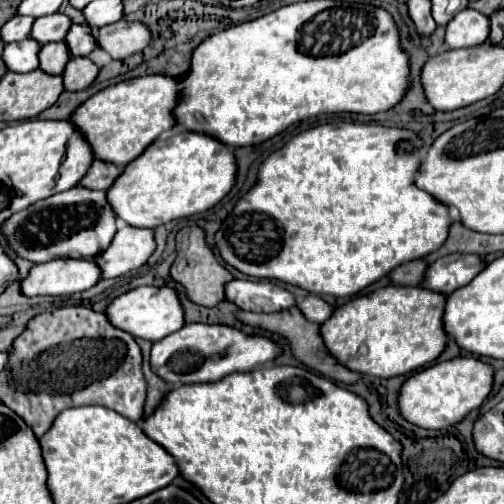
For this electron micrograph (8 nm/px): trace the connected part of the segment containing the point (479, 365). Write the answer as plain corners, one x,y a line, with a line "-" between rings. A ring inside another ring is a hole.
455,357
451,361
435,363
413,373
399,389
399,413
405,421
423,429
445,429
459,423
469,411
477,409
489,395
493,385
491,365
475,357

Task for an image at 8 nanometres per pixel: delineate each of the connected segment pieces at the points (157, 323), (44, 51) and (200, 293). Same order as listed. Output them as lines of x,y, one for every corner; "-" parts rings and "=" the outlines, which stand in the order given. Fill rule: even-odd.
137,287
137,289
131,289
131,291
115,297
107,305
105,315
107,315
107,321
113,323
113,327
127,331
135,339
147,339
147,341
159,341
159,339
179,331
185,325
179,297
177,297
175,289
171,289
171,287
=
63,41
43,45
39,49
39,69
49,75
59,75
59,71
65,69
69,57
71,57
69,49
65,47
=
189,225
189,227
183,227
177,231
175,235
175,241
177,241
177,259
173,261
171,269
169,269
169,277
175,281
175,283
181,283
189,301
197,303
197,305
203,305
203,307
215,307
217,303
223,301
223,285
227,281
231,281
231,273
223,267
223,263
219,261
219,257
213,253
213,249
205,243
205,235
203,235
203,229
197,227
197,225

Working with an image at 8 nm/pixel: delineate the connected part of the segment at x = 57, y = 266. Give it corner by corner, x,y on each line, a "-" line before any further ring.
53,259
49,263
33,265
29,275
19,281
21,295
71,295
93,287
101,279
95,261

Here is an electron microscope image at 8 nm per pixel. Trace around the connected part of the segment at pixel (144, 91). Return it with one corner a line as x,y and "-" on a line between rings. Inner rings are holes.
163,75
127,79
91,95
73,111
69,119
75,127
79,127
79,131
83,131
83,135
87,135
87,141
95,151
95,159
125,167
141,155
159,133
175,125
171,111
177,105
177,83
177,79

